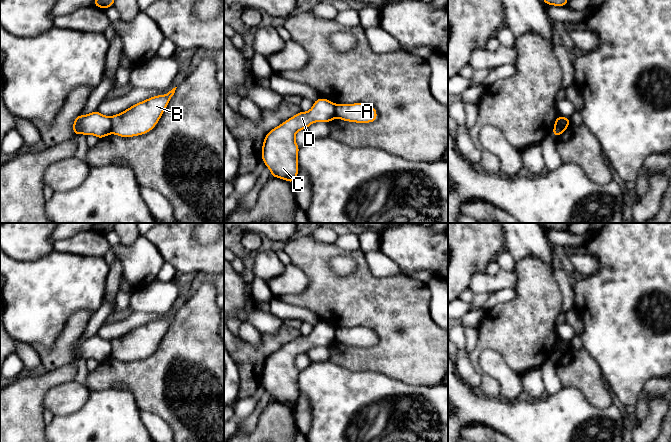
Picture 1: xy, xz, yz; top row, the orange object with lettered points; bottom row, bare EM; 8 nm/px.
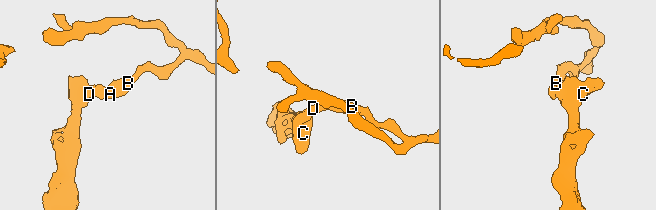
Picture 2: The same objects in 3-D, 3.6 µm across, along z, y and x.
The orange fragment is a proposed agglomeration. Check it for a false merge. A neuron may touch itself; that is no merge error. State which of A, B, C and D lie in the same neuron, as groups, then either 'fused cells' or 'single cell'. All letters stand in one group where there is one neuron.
A B / C D; fused cells

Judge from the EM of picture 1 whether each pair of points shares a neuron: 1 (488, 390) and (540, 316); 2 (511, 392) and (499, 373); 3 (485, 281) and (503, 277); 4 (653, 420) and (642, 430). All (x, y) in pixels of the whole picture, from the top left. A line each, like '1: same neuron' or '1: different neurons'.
1: same neuron
2: same neuron
3: same neuron
4: same neuron

